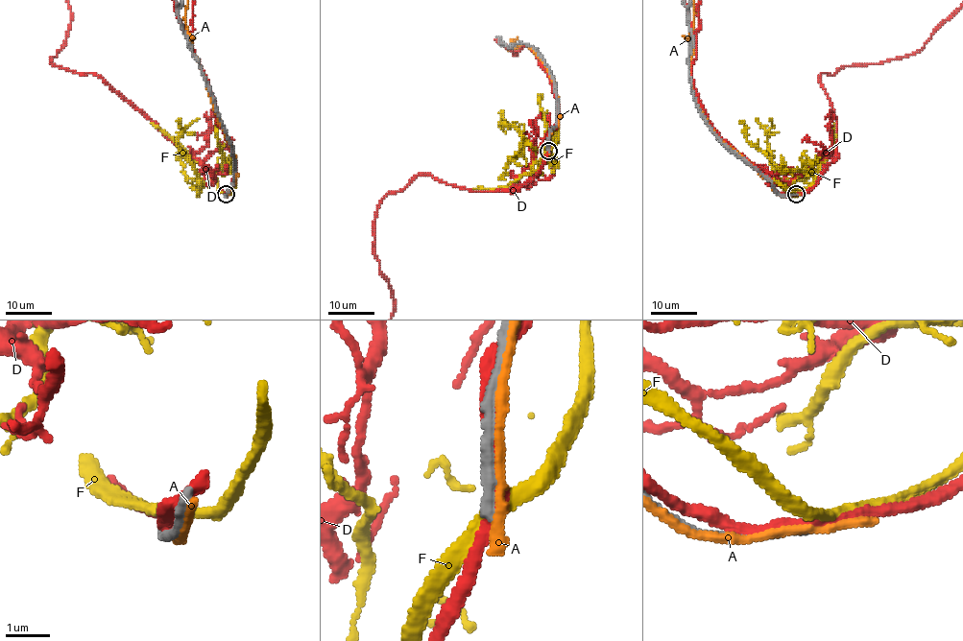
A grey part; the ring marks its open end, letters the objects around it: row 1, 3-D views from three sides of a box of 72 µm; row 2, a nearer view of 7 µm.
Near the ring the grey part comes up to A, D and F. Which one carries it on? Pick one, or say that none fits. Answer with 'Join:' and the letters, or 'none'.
Join: none

